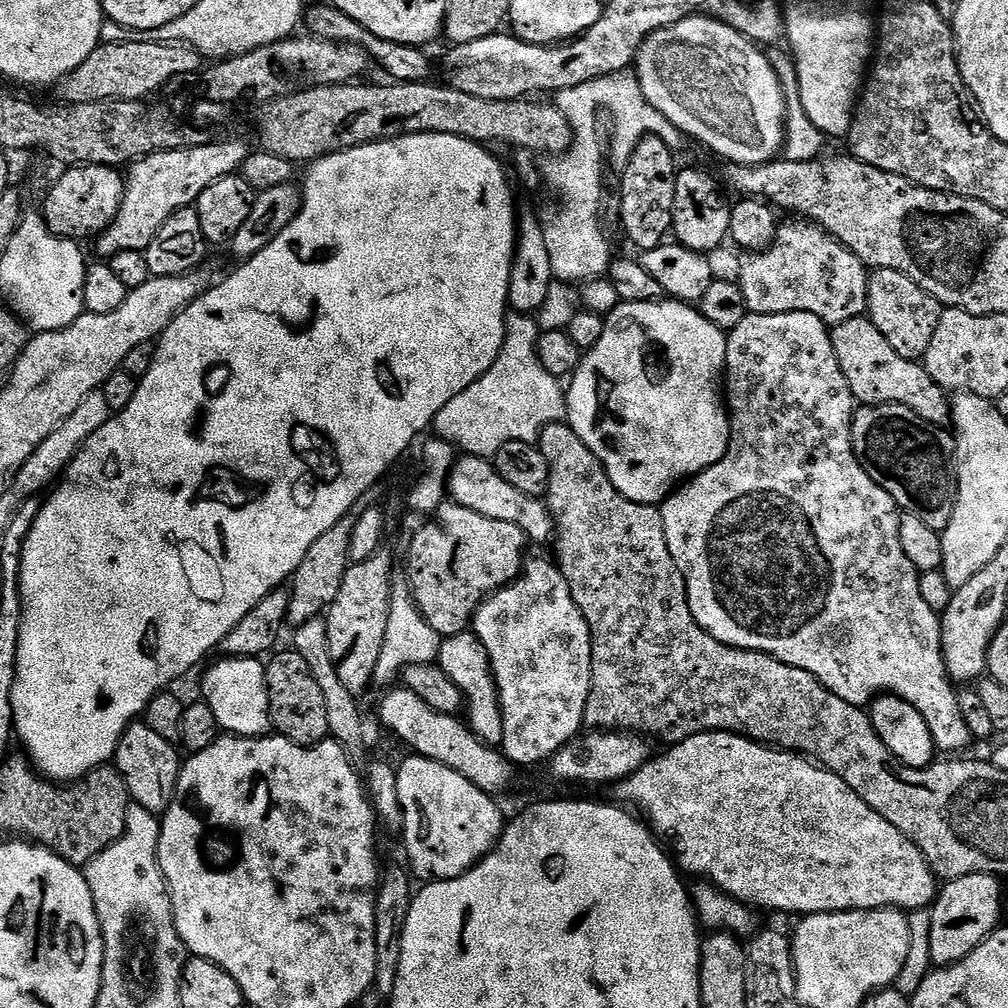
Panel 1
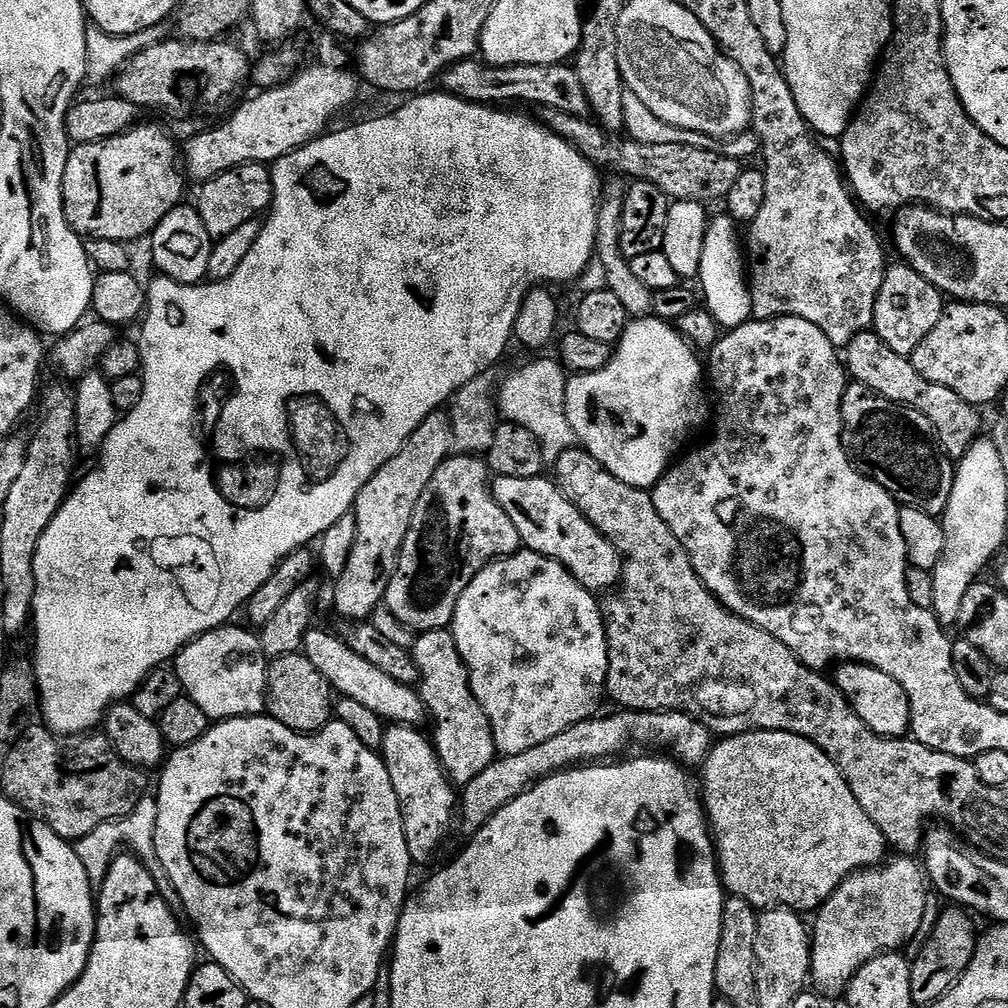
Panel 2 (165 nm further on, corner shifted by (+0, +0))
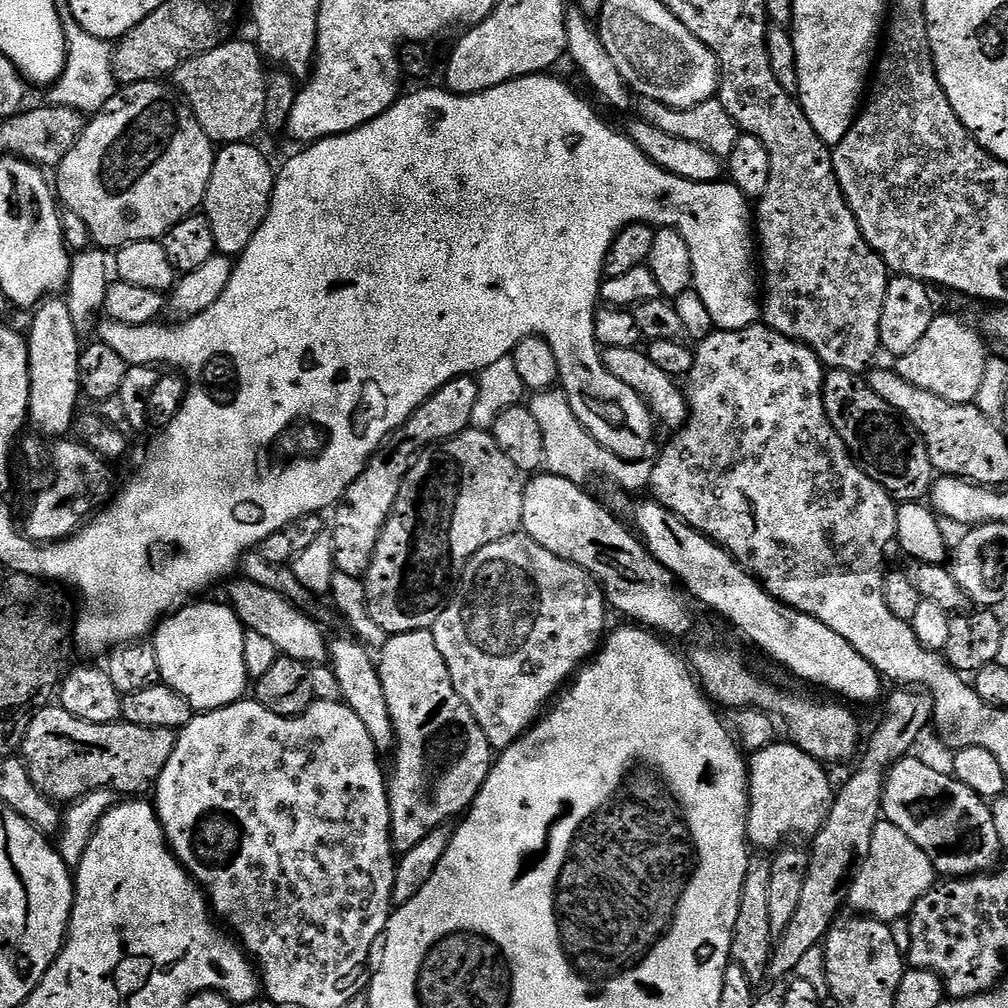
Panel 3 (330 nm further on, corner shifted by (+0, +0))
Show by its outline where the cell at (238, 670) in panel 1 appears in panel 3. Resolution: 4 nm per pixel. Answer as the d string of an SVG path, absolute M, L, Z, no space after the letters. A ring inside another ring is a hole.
M188 602L160 621L154 632L162 683L178 690L197 713L213 712L245 699L250 688L246 670L245 626L231 603Z

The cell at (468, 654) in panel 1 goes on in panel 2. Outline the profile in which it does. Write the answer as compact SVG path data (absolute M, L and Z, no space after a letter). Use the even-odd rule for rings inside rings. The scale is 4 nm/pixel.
M439 628L419 633L410 651L420 672L418 691L424 710L430 724L432 720L430 739L436 756L453 785L466 785L470 778L478 778L478 774L482 774L482 770L486 770L498 755L490 718L486 718L482 706L478 706L478 698L474 698L474 690L470 690L468 671L458 654L451 631Z

